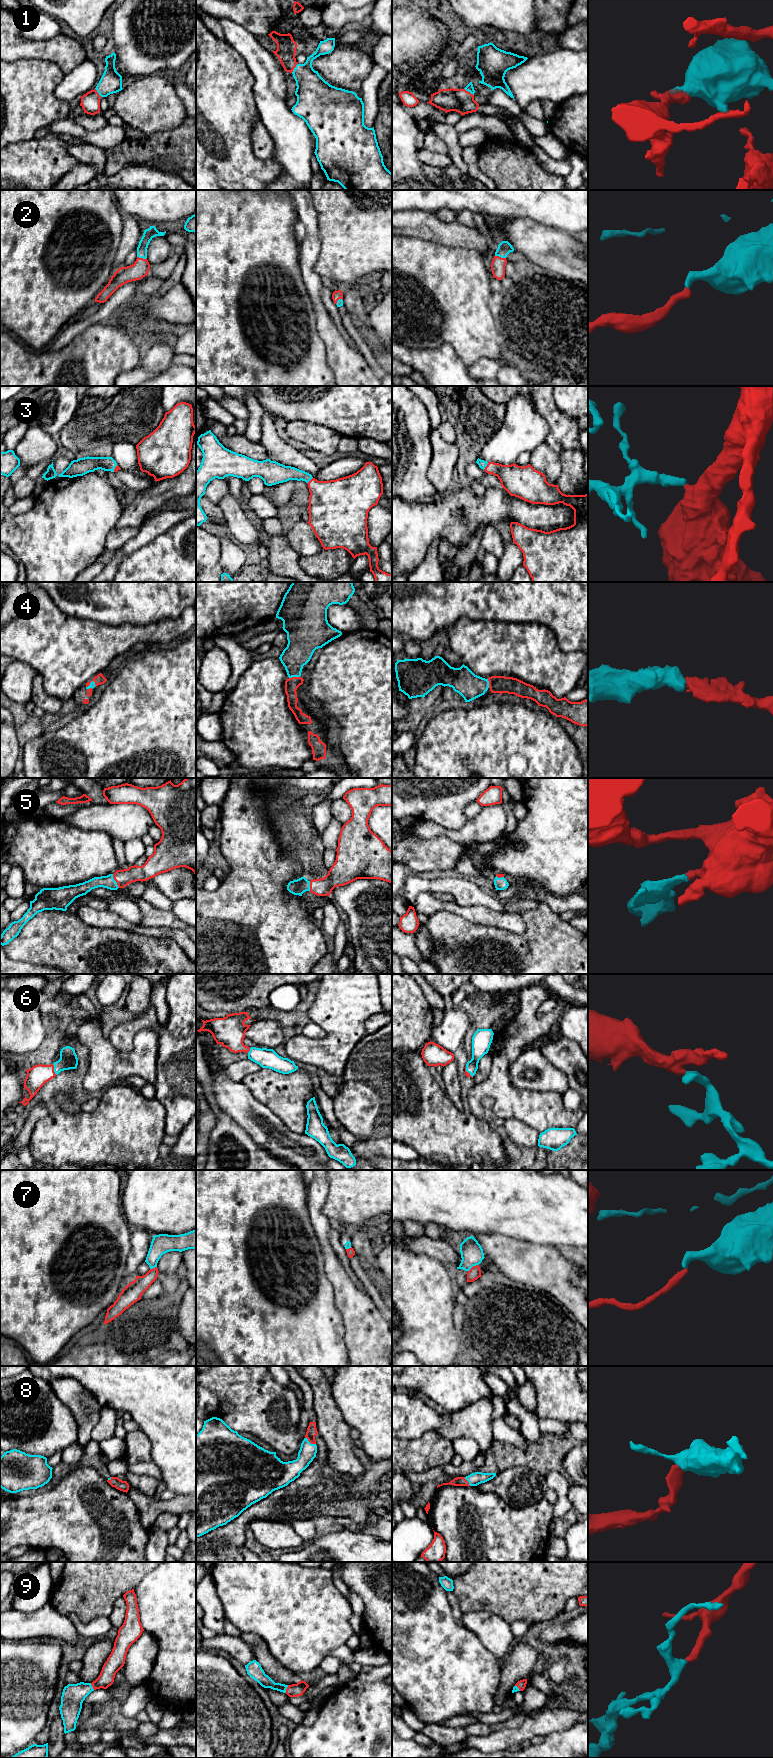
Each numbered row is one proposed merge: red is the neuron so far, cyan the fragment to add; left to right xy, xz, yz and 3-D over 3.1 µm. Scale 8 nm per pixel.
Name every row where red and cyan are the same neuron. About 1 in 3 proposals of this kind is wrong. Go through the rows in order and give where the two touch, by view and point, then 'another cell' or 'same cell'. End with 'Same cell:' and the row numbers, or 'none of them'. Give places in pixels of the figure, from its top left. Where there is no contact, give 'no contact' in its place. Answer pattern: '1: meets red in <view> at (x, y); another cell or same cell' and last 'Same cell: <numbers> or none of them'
1: meets red in yz at (469, 92); same cell
2: meets red in yz at (500, 257); same cell
3: meets red in yz at (486, 466); same cell
4: meets red in xz at (294, 677); same cell
5: meets red in xy at (115, 880); same cell
6: meets red in xy at (53, 1069); same cell
7: meets red in yz at (472, 1267); another cell
8: meets red in xz at (310, 1442); same cell
9: meets red in xz at (286, 1689); same cell
Same cell: 1, 2, 3, 4, 5, 6, 8, 9

